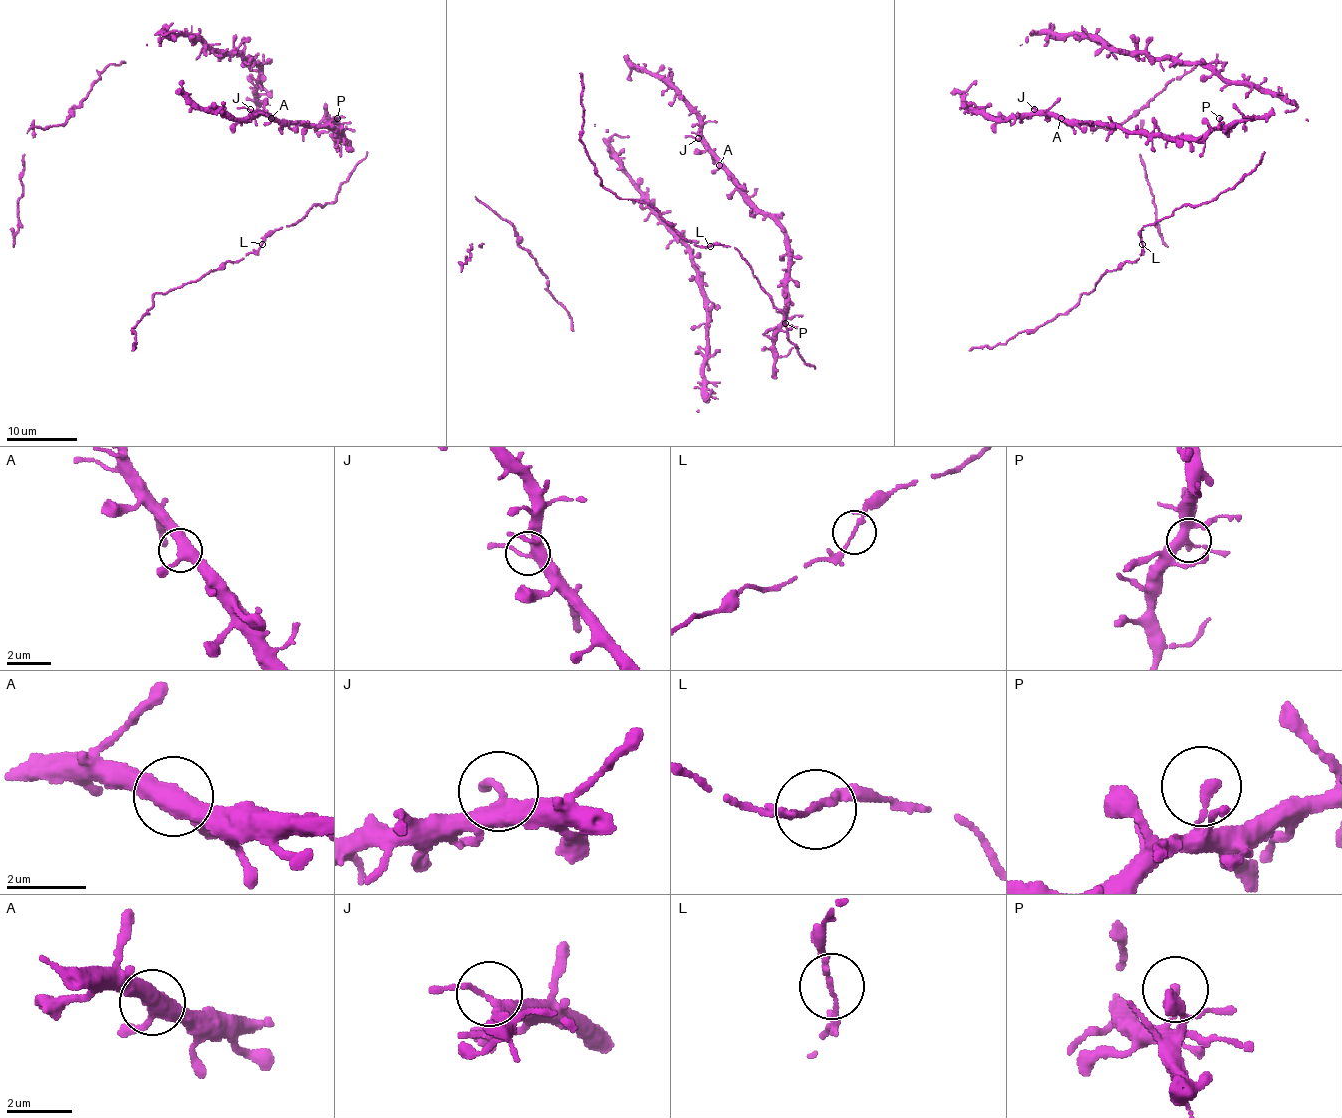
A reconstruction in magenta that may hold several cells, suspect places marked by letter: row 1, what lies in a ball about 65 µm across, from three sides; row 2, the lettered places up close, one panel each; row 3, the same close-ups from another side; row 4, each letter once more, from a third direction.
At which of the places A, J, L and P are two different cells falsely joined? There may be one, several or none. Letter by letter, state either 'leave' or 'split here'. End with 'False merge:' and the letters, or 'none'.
A: leave
J: leave
L: leave
P: leave
False merge: none

